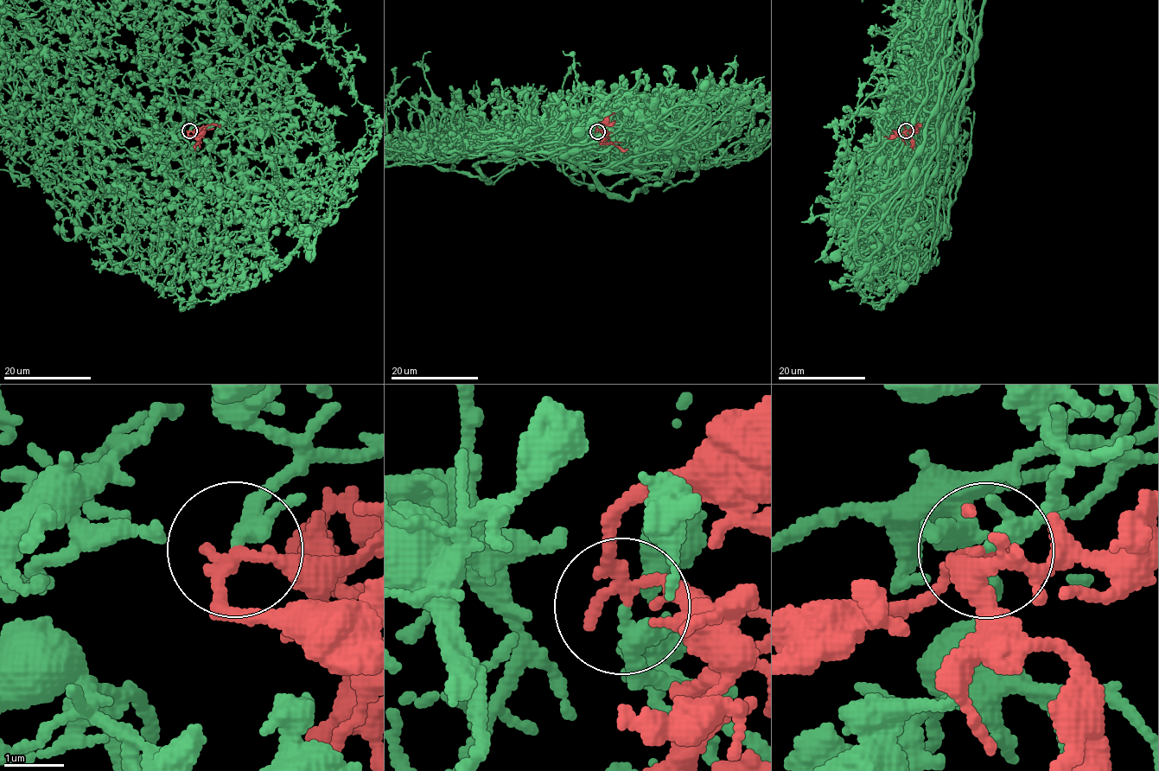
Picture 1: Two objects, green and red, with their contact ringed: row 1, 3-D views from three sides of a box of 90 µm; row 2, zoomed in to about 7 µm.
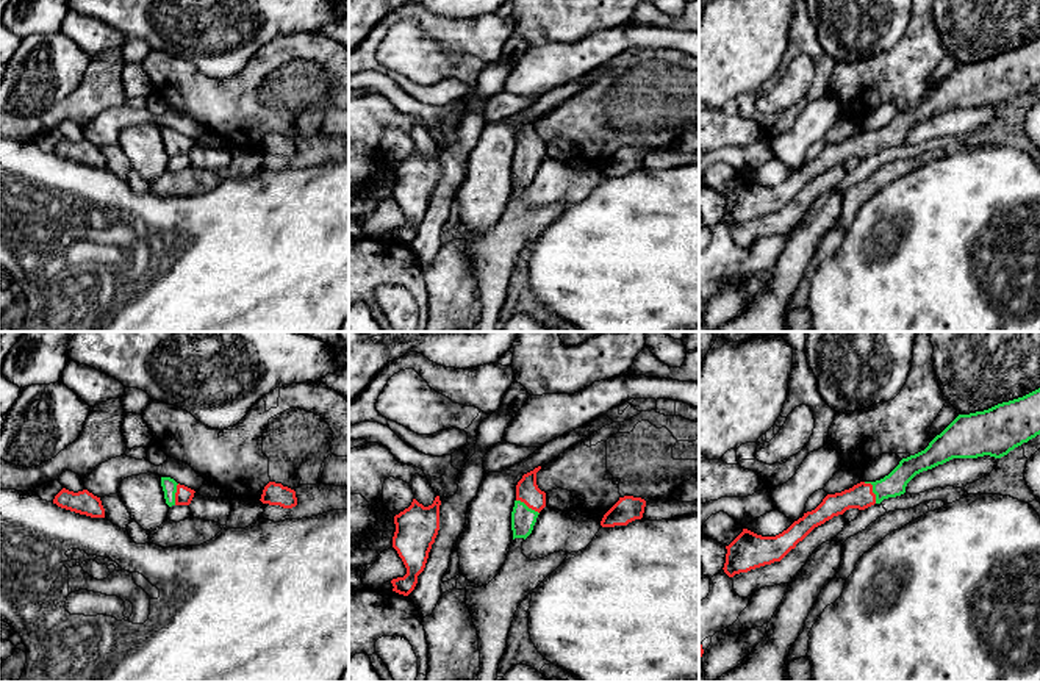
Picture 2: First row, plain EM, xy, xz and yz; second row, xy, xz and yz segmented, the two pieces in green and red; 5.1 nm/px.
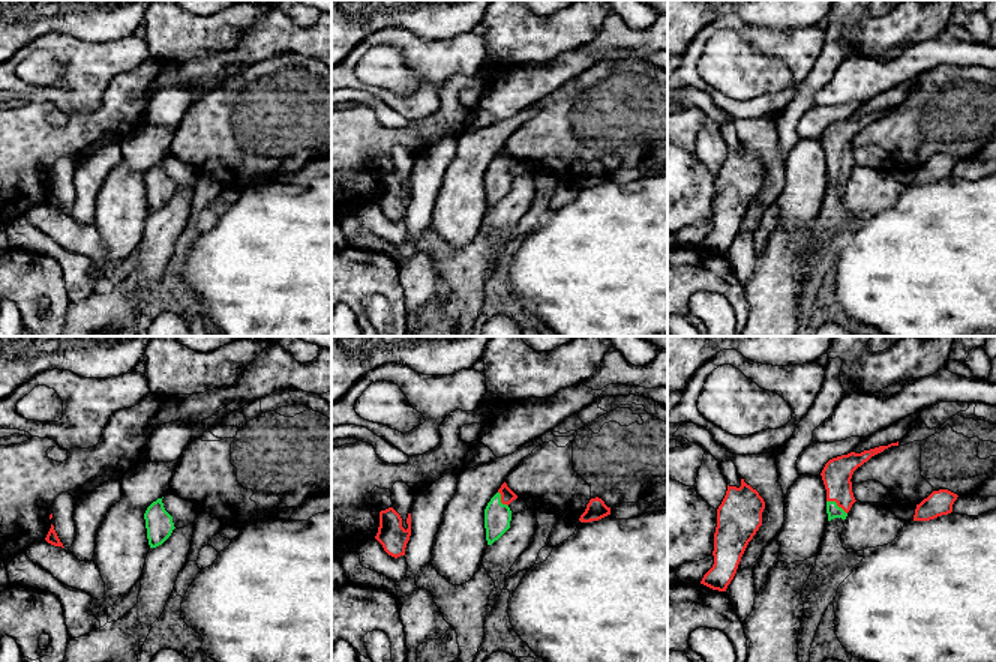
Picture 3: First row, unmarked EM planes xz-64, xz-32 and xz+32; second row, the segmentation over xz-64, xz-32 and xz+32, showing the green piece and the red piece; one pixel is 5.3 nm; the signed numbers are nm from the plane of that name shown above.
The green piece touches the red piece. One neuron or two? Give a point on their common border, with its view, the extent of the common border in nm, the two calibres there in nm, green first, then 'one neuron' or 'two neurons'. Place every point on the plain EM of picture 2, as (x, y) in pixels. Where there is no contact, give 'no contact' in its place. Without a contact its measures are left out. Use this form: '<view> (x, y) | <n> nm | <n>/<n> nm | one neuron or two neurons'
yz (873, 139) | 130 nm | 120/130 nm | one neuron

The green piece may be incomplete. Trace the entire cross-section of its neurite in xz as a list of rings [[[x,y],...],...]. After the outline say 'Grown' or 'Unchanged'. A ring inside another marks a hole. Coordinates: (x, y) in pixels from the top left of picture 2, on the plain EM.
[[[541,116],[522,125],[516,135],[516,150],[511,161],[511,180],[515,188],[527,188],[540,161],[546,156],[546,142],[536,135],[536,122]]]. Grown

